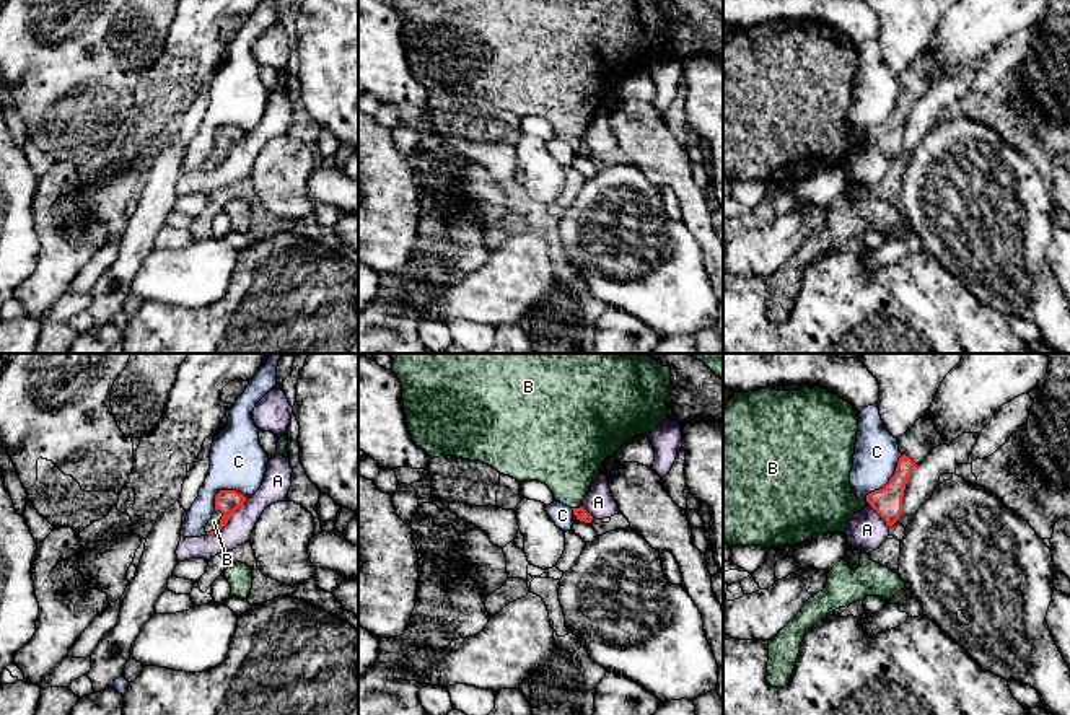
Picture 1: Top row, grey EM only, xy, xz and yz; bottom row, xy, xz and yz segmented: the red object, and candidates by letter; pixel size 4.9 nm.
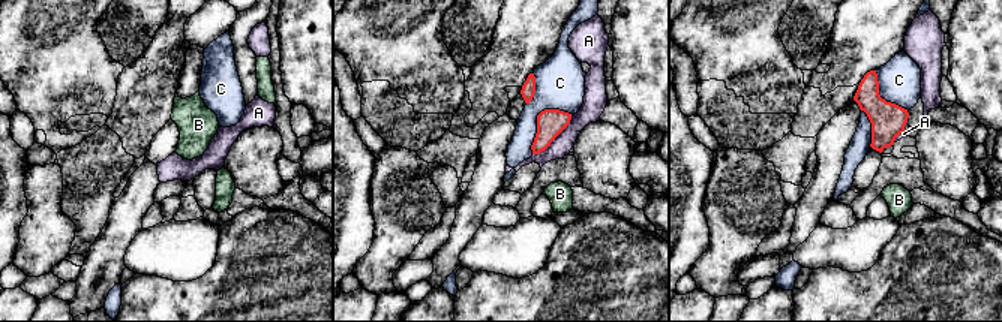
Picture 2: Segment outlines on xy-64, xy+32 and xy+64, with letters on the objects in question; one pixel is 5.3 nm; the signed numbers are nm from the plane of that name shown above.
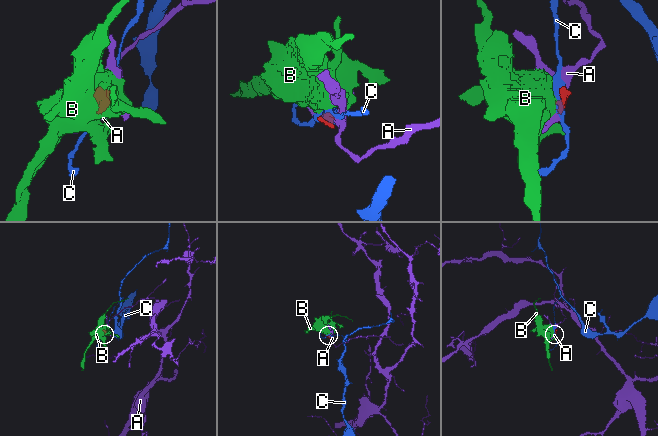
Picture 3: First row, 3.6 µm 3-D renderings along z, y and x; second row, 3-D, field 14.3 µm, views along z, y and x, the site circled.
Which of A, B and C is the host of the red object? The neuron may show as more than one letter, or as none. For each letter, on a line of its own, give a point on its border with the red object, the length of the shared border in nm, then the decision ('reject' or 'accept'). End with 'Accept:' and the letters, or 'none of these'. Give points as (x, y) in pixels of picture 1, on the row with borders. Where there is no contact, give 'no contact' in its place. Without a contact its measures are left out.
A: xy (228, 518) | 280 nm | reject
B: xy (220, 523) | 140 nm | accept
C: yz (890, 479) | 280 nm | reject
Accept: B

